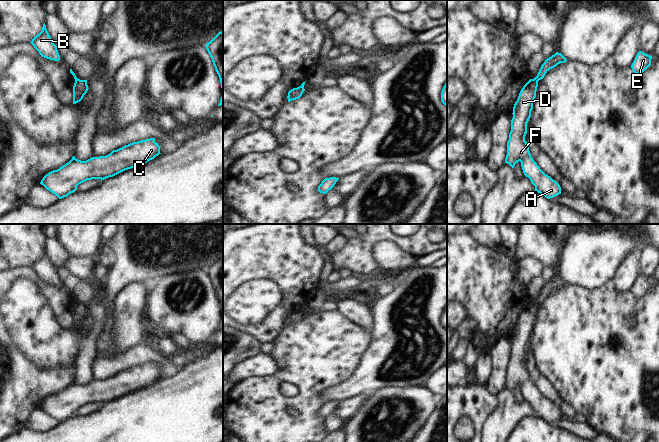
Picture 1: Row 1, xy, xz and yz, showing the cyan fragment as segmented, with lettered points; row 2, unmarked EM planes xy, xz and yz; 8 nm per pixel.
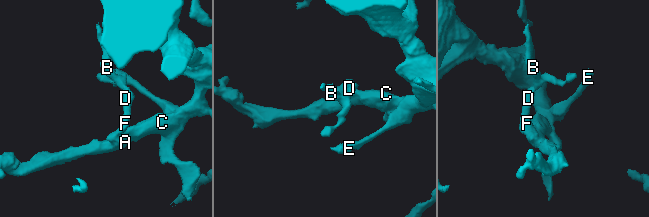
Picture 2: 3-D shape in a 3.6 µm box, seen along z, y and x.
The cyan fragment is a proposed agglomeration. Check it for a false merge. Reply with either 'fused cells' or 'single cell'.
fused cells

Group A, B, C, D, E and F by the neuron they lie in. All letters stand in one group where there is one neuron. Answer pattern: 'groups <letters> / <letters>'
groups A C D E F / B

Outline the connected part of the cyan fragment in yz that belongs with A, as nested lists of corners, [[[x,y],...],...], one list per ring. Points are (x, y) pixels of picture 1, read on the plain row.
[[[530,303],[521,313],[514,328],[505,387],[514,392],[515,388],[520,385],[523,397],[535,410],[535,415],[550,423],[561,418],[561,411],[540,393],[531,381],[525,365],[527,347],[531,341],[537,311],[538,306]]]

